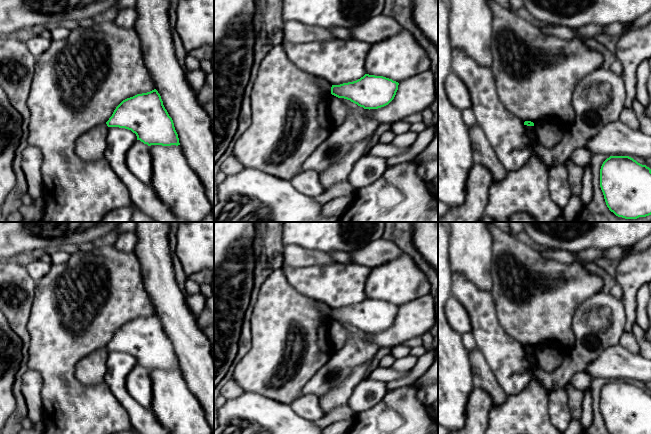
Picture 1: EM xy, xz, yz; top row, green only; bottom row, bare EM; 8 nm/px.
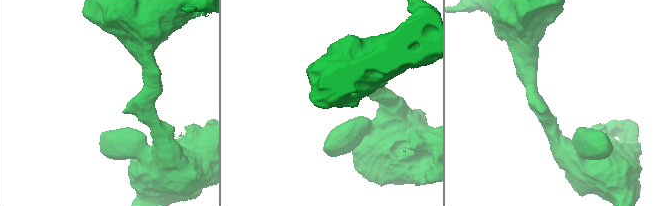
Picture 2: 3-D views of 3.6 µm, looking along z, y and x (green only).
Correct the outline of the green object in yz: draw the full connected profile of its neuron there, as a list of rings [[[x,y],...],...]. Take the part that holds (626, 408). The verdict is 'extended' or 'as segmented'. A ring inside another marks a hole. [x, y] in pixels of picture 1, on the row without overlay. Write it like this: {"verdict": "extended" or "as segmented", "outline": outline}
{"verdict": "as segmented", "outline": [[[610,380],[603,386],[600,411],[609,434],[651,434],[651,393],[629,380]]]}

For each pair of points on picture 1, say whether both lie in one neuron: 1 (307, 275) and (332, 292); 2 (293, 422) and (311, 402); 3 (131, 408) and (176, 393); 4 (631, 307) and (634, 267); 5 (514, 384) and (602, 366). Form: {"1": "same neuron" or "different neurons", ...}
{"1": "same neuron", "2": "different neurons", "3": "different neurons", "4": "same neuron", "5": "different neurons"}

